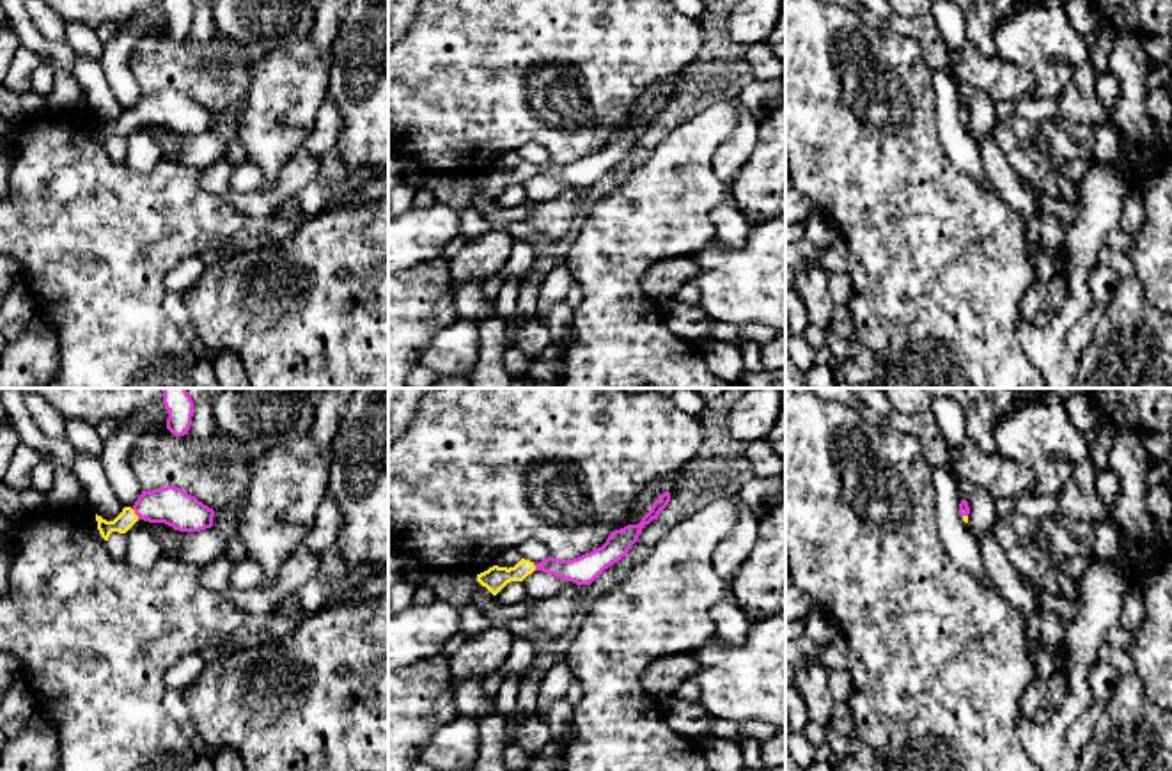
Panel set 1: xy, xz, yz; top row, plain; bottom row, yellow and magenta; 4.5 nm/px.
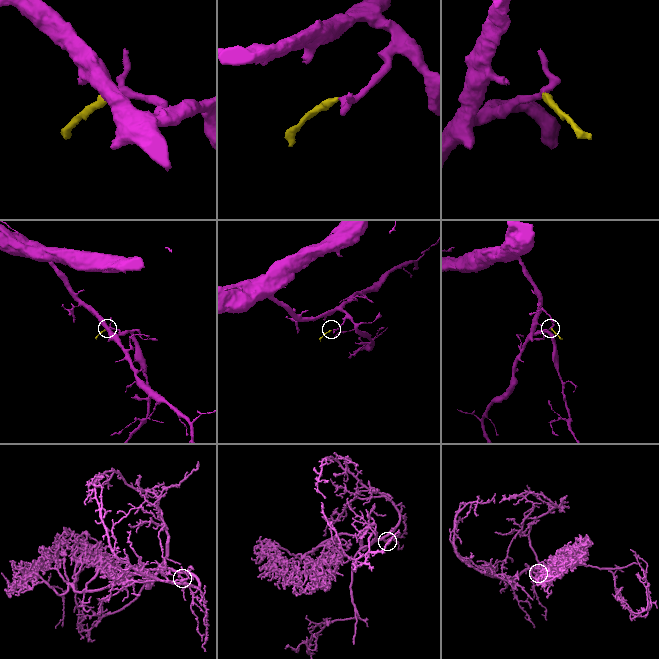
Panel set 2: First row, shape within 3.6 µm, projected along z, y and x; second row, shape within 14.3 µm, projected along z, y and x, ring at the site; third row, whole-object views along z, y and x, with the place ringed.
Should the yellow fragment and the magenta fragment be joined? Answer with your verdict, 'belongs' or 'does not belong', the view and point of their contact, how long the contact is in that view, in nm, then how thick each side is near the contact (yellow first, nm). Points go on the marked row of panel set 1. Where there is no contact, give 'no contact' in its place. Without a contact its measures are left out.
belongs; meets yellow in xy at (135, 514); contact 60 nm long; 80 nm thick on the yellow side, 170 nm on the other

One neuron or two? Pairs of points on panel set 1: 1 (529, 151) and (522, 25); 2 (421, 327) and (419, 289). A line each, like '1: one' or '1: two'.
1: two
2: one

